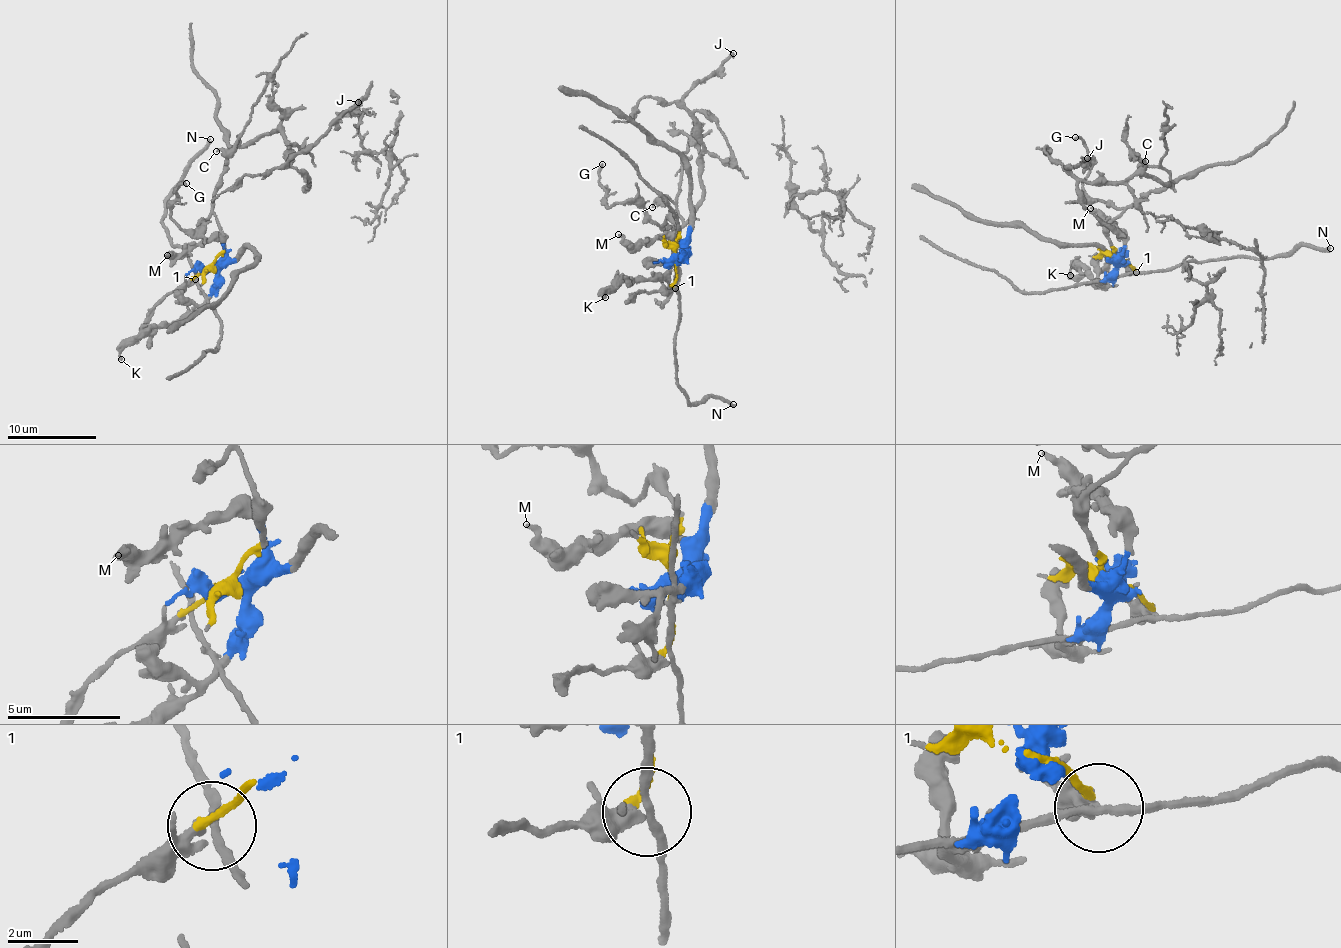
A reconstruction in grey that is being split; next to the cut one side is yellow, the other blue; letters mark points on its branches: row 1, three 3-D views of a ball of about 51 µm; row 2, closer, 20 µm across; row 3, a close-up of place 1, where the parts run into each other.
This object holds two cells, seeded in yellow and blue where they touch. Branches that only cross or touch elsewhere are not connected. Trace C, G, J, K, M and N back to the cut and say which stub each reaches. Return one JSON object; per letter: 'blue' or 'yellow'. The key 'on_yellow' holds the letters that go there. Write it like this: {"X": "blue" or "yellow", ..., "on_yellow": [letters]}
{"C": "yellow", "G": "yellow", "J": "yellow", "K": "blue", "M": "blue", "N": "blue", "on_yellow": ["C", "G", "J"]}

